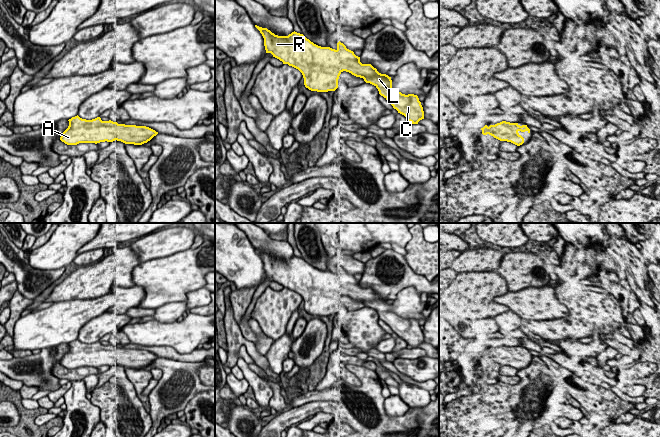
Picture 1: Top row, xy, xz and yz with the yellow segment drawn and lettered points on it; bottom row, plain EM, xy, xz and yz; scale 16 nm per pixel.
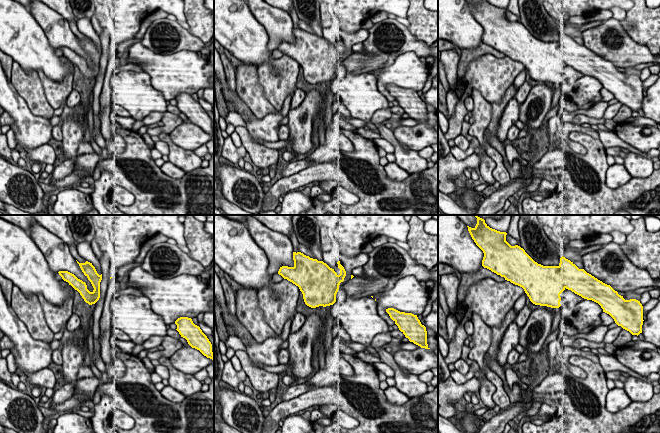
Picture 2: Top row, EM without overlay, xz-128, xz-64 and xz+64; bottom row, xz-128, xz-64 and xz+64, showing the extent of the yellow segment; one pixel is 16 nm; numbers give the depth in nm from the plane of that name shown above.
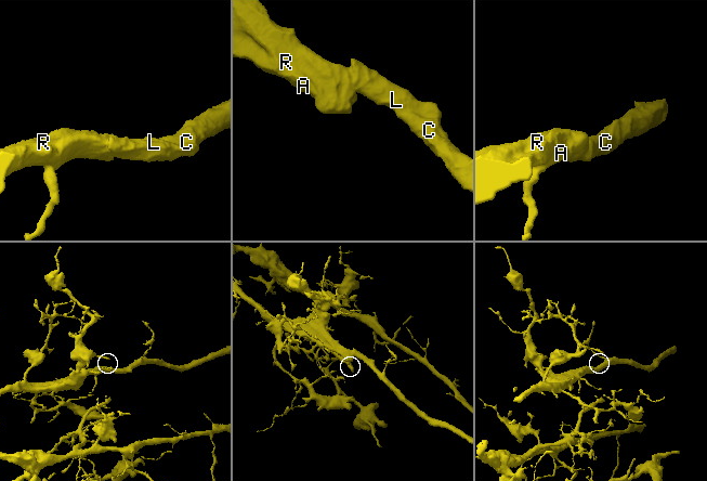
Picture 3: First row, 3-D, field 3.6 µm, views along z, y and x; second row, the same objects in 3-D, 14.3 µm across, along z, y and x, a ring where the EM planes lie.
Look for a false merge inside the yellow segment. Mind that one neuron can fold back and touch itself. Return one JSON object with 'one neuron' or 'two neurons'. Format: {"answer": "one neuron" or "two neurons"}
{"answer": "one neuron"}

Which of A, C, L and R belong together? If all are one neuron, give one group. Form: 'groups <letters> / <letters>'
groups A C L R

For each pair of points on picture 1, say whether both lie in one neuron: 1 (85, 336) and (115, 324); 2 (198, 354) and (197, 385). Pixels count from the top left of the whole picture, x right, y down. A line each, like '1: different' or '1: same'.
1: same
2: different

